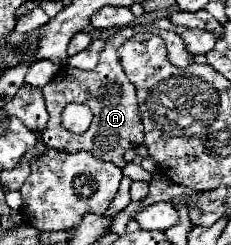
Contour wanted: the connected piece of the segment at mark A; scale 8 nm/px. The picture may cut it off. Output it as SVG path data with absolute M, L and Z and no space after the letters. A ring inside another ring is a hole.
M123 27L109 39L105 39L105 49L101 51L99 63L91 71L81 71L63 65L55 79L43 87L43 97L47 103L49 111L49 123L45 131L41 133L41 139L47 147L53 149L67 149L67 151L91 151L95 157L103 161L111 161L117 167L125 167L127 161L123 159L127 149L139 147L143 143L143 123L137 107L137 97L135 97L135 87L129 83L129 79L123 75L123 69L119 67L117 59L117 49L125 39L133 37L133 27ZM69 103L85 103L93 111L93 125L81 133L75 135L67 131L61 125L61 111Z

